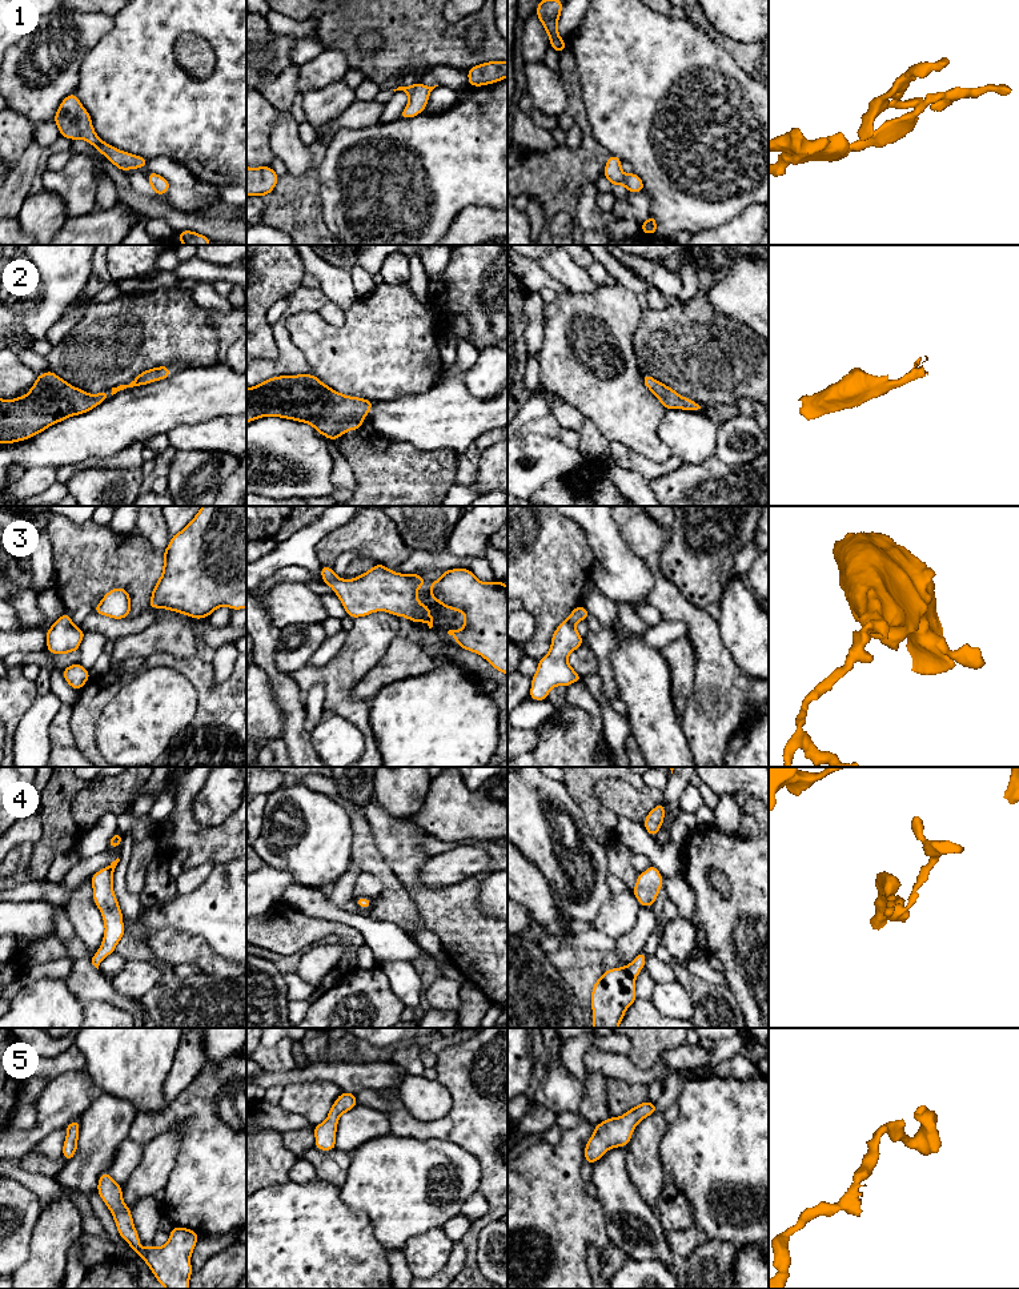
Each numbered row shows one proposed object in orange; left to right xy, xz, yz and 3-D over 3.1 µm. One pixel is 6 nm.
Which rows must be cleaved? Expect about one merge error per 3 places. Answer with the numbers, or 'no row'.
no row

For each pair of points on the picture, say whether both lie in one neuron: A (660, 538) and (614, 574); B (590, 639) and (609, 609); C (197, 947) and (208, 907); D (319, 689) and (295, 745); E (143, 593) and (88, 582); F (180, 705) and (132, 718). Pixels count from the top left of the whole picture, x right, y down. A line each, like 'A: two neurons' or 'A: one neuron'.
A: two neurons
B: two neurons
C: two neurons
D: two neurons
E: one neuron
F: one neuron

